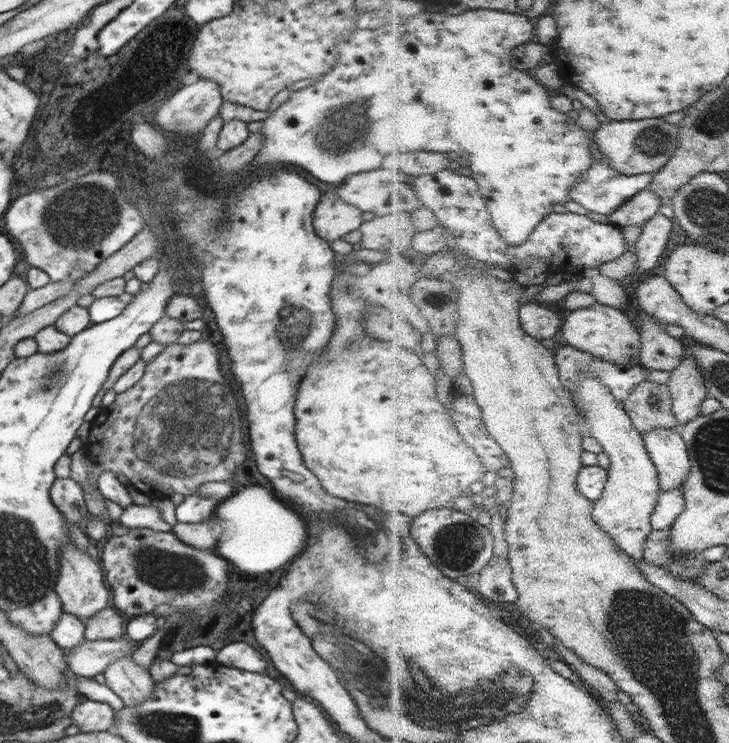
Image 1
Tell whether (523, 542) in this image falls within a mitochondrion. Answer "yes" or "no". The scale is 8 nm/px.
no

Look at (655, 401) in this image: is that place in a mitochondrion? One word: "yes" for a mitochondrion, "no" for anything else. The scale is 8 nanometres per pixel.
yes

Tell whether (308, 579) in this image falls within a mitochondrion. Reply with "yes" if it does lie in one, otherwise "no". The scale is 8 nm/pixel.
no

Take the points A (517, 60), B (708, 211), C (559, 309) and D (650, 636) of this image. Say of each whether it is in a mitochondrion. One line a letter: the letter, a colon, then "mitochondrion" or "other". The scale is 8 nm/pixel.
A: other
B: mitochondrion
C: other
D: mitochondrion

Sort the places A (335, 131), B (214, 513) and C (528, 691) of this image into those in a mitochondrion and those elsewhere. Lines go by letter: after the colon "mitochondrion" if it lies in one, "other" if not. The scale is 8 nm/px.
A: mitochondrion
B: other
C: other

